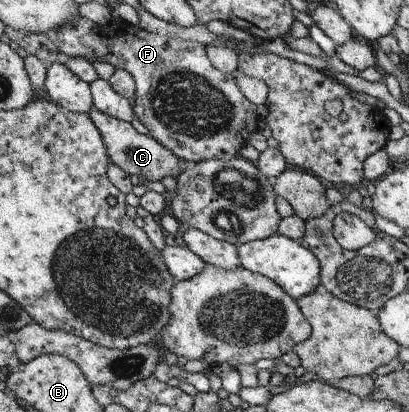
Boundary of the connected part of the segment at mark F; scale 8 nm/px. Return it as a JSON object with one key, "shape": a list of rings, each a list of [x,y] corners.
{"shape":[[[80,16],[69,25],[63,25],[57,33],[62,41],[59,50],[61,57],[83,57],[89,61],[91,57],[97,57],[110,62],[116,69],[129,72],[136,84],[135,107],[132,108],[135,116],[157,142],[191,164],[209,159],[231,160],[248,143],[251,134],[257,132],[261,119],[257,114],[257,105],[249,102],[239,90],[233,74],[221,72],[211,64],[203,43],[150,33],[113,16],[106,25],[94,24]]]}

